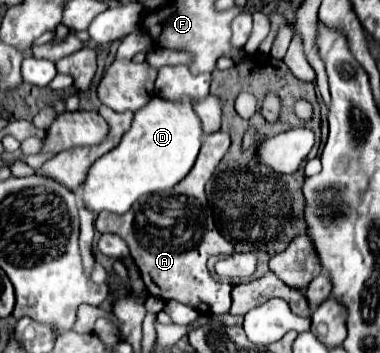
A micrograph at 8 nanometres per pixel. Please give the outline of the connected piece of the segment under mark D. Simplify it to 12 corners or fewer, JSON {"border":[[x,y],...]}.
{"border":[[154,96],[92,164],[84,206],[124,214],[192,170],[192,98]]}

